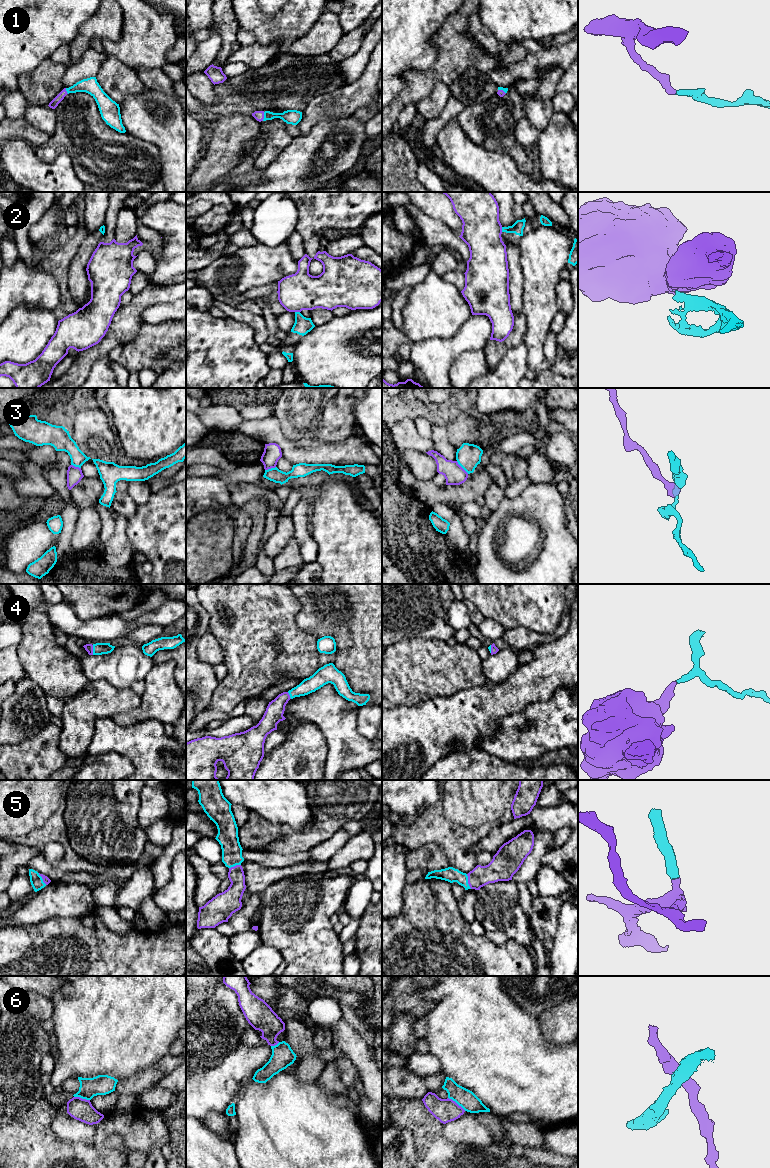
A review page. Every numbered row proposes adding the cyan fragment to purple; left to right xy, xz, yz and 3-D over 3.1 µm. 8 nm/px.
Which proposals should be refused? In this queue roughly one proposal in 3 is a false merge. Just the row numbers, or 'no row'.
2, 3, 6

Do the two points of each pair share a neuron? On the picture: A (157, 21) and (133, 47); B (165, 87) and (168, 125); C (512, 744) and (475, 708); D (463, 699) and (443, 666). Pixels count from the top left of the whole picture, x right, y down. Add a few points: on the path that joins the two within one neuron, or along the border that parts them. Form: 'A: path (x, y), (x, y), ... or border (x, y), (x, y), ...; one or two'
A: path (152, 28), (140, 41); one
B: border (148, 88), (168, 93), (175, 98); two
C: border (514, 713), (503, 716), (498, 729), (477, 742); two
D: border (482, 685), (461, 689), (450, 695), (436, 697); two

